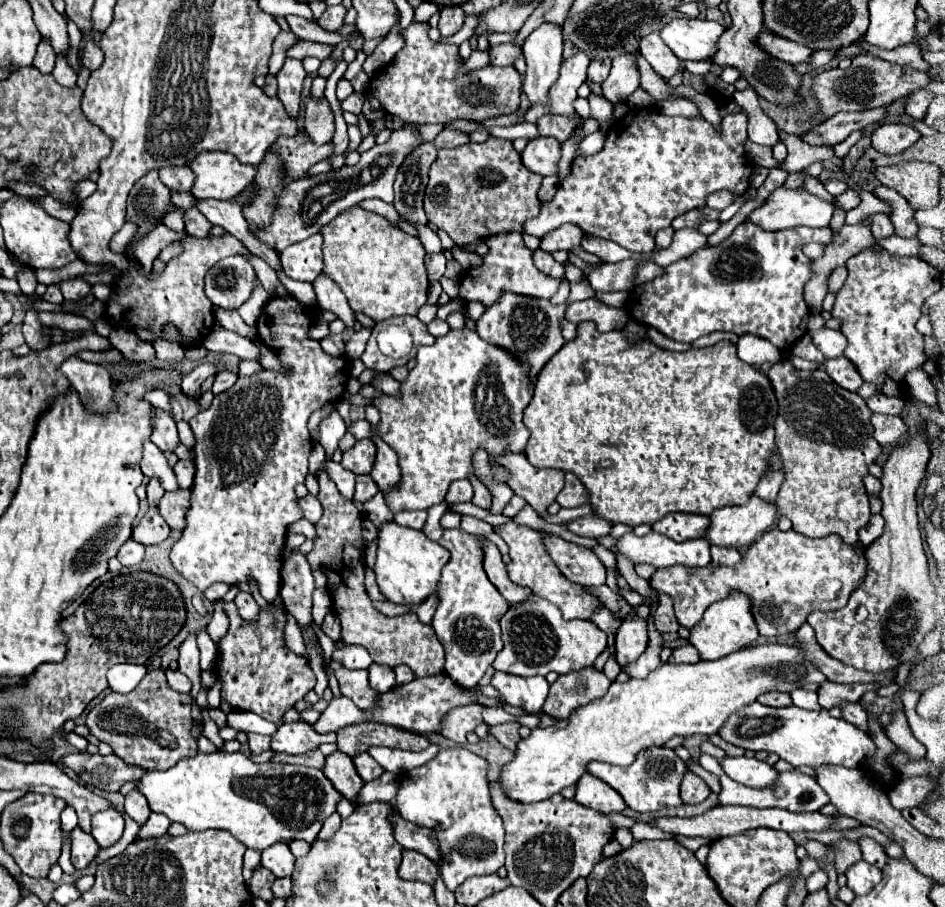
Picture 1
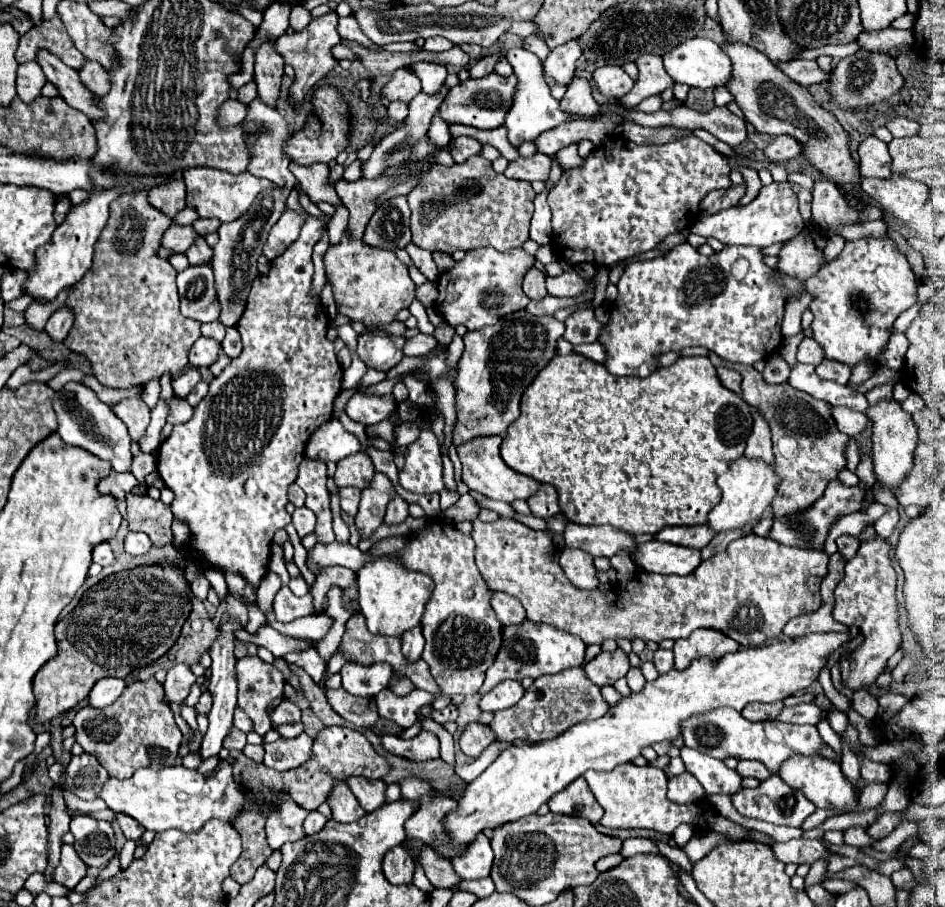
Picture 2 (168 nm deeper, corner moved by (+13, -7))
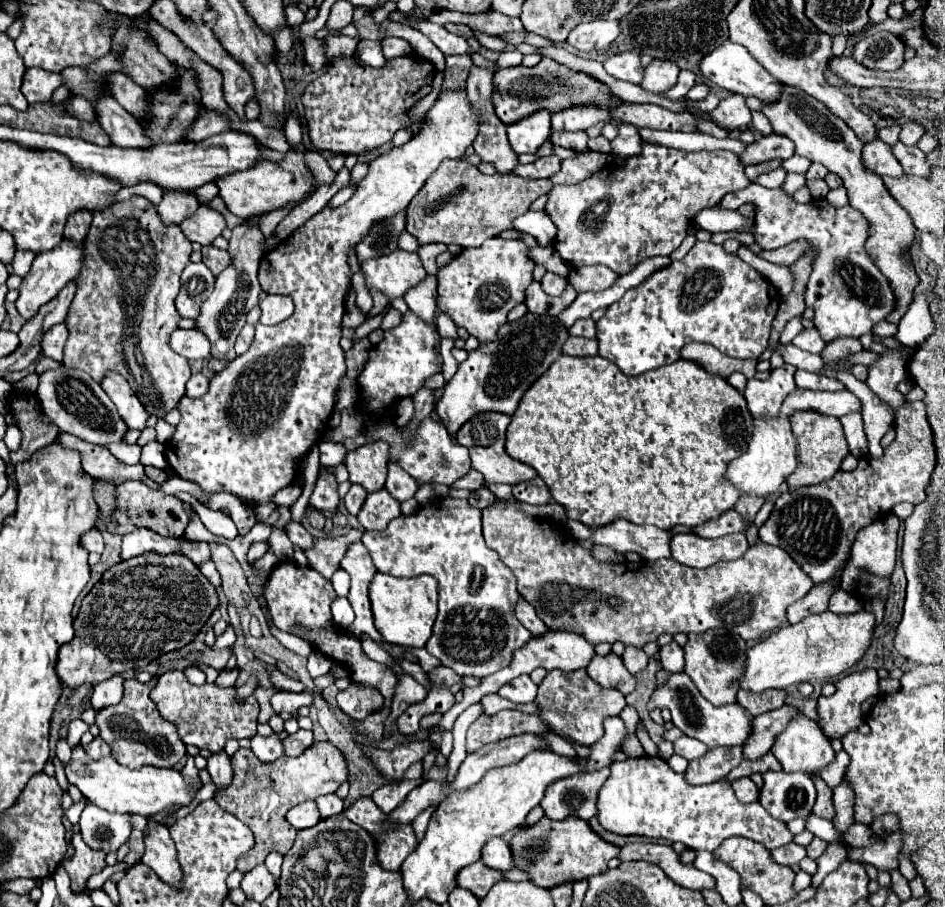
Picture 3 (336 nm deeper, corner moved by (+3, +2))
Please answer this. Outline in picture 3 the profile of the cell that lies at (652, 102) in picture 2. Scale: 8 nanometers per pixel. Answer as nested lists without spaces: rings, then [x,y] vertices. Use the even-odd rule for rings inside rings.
[[[559,130],[559,132],[551,134],[551,142],[559,144],[563,148],[571,148],[571,150],[585,150],[587,148],[587,132],[585,130],[577,130],[577,132]]]

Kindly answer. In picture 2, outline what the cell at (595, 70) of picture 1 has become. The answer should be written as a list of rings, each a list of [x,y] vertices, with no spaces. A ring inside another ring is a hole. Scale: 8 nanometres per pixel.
[[[573,79],[573,83],[567,87],[567,93],[559,101],[559,107],[567,111],[569,115],[579,115],[593,119],[599,115],[599,105],[591,95],[591,87],[585,79]]]

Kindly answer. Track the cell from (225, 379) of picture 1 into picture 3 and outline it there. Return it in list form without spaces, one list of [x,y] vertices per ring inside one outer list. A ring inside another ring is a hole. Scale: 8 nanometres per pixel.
[[[193,374],[187,382],[187,396],[199,398],[209,390],[209,378],[205,374]]]

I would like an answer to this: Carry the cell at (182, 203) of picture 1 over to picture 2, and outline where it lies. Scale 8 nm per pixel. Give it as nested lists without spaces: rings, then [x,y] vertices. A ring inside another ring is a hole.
[[[197,219],[192,223],[193,229],[201,235],[205,236],[209,233],[217,232],[221,222],[218,219]]]

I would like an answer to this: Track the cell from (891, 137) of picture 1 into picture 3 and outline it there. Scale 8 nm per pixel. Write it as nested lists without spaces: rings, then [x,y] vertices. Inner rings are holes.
[[[875,138],[869,144],[865,144],[865,148],[863,148],[863,160],[869,166],[869,170],[877,172],[879,176],[893,176],[893,178],[903,176],[903,168],[899,164],[899,160],[895,158],[891,146],[885,144],[879,138]]]

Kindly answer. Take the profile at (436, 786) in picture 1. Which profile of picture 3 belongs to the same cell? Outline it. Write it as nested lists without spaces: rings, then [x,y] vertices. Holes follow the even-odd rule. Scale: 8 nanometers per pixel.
[[[495,836],[491,838],[485,848],[483,848],[483,854],[481,854],[481,862],[493,870],[509,870],[511,868],[511,850],[509,850],[509,844]]]

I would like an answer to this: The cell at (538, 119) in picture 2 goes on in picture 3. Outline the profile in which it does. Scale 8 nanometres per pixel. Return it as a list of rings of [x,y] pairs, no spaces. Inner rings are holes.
[[[545,108],[537,110],[519,122],[509,124],[507,134],[515,154],[535,152],[551,134],[551,112]]]

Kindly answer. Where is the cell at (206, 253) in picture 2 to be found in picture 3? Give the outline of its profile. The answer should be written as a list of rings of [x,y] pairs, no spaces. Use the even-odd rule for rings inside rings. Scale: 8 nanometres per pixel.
[[[209,244],[209,246],[203,246],[201,252],[203,252],[203,262],[211,268],[211,272],[215,276],[221,270],[225,270],[225,266],[229,266],[229,254],[227,254],[227,250],[219,250],[213,244]]]

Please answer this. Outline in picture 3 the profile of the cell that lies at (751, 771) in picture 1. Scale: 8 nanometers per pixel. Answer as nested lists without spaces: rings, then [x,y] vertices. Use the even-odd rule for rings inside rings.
[[[683,736],[683,738],[679,738],[675,742],[675,752],[681,754],[683,758],[687,758],[687,760],[695,760],[695,758],[705,756],[709,752],[709,748],[701,740],[697,740],[697,738]]]

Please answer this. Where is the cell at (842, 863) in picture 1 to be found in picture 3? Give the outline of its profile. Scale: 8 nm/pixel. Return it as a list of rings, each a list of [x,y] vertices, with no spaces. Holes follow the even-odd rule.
[[[789,842],[777,850],[771,850],[773,854],[773,860],[783,864],[783,866],[793,866],[797,862],[801,862],[805,856],[807,856],[807,848],[801,846],[801,844],[795,844],[795,842]]]

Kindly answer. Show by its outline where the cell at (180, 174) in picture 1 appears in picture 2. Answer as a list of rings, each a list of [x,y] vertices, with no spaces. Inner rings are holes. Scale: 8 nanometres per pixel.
[[[169,179],[163,187],[155,187],[149,191],[147,201],[167,217],[175,217],[185,209],[185,183],[183,179]]]

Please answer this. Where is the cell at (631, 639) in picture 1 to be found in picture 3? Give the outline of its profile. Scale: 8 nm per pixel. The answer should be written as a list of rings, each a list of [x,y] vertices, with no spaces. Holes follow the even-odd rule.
[[[609,652],[607,656],[593,656],[587,666],[587,674],[603,688],[617,688],[623,694],[629,694],[635,688],[633,674],[625,668],[623,656],[615,652]]]

